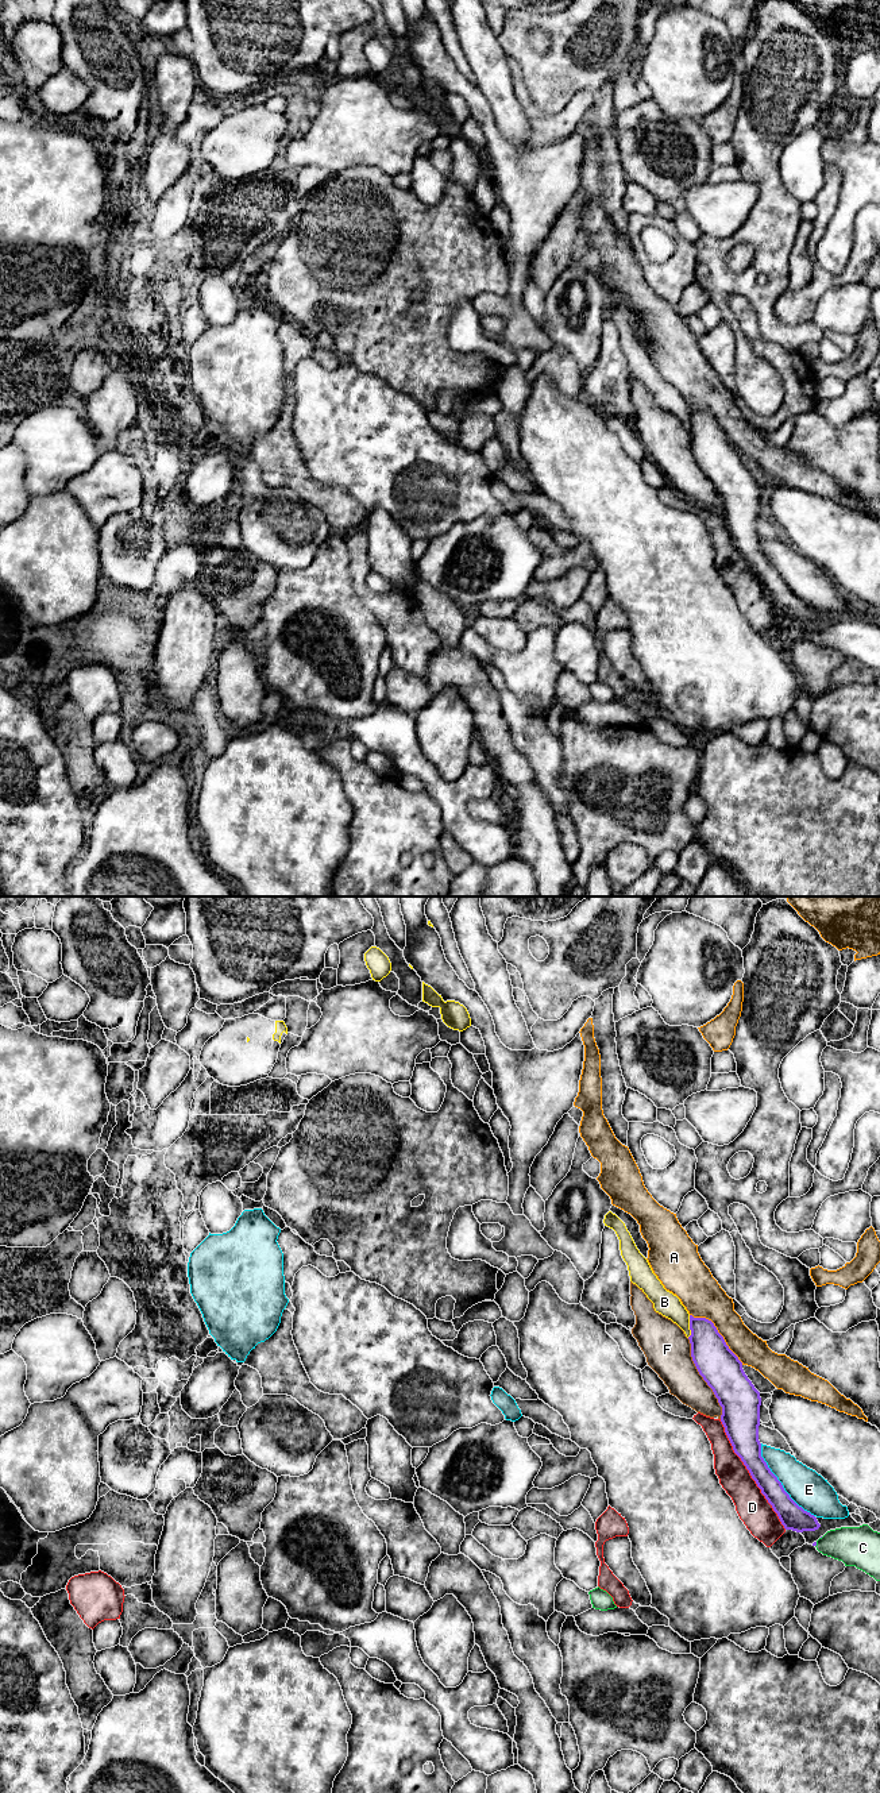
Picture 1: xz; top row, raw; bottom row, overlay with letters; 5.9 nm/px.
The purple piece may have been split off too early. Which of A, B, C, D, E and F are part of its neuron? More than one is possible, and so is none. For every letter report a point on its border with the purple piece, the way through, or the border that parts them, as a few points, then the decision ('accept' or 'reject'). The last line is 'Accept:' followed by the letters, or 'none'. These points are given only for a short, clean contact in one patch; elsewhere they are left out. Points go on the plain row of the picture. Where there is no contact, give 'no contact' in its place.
A: contact xz (718, 425); reject
B: contact xz (690, 419); reject
C: contact xz (815, 637); reject
D: contact xz (751, 567); reject
E: contact xz (780, 575); reject
F: contact xz (703, 471); reject
Accept: none

